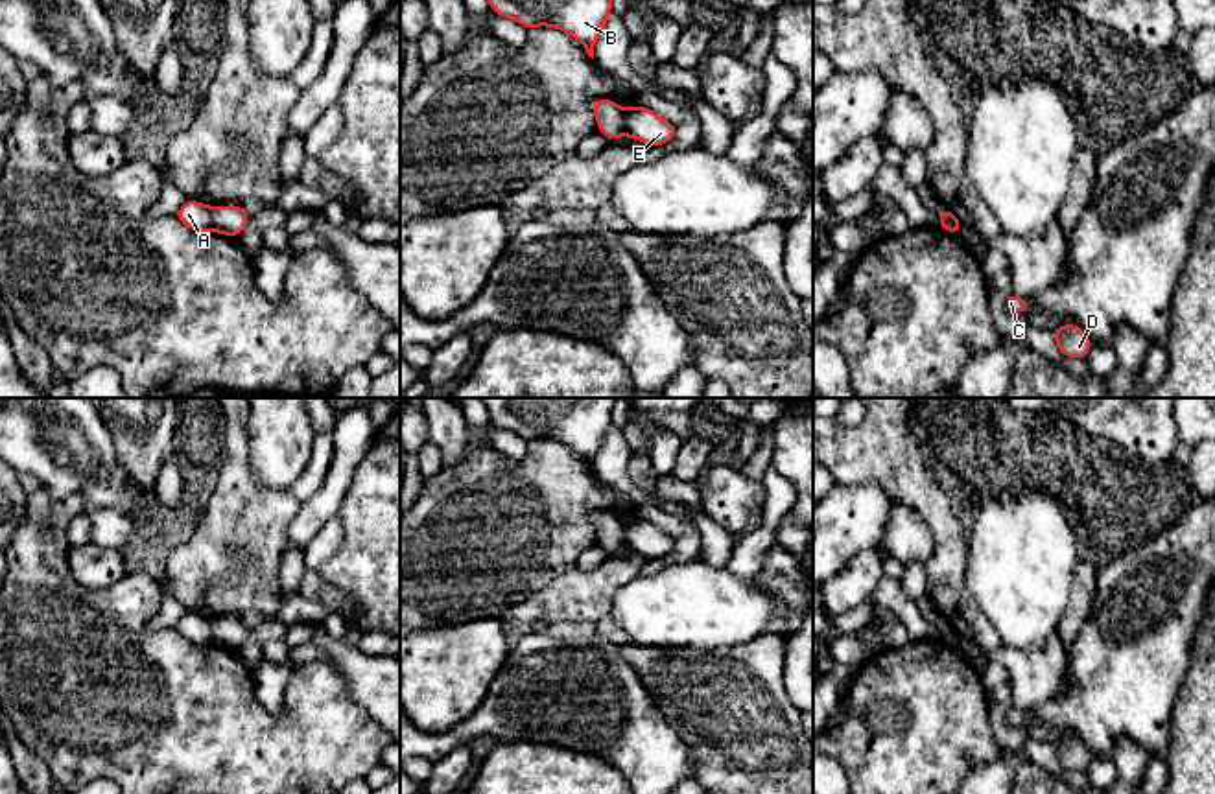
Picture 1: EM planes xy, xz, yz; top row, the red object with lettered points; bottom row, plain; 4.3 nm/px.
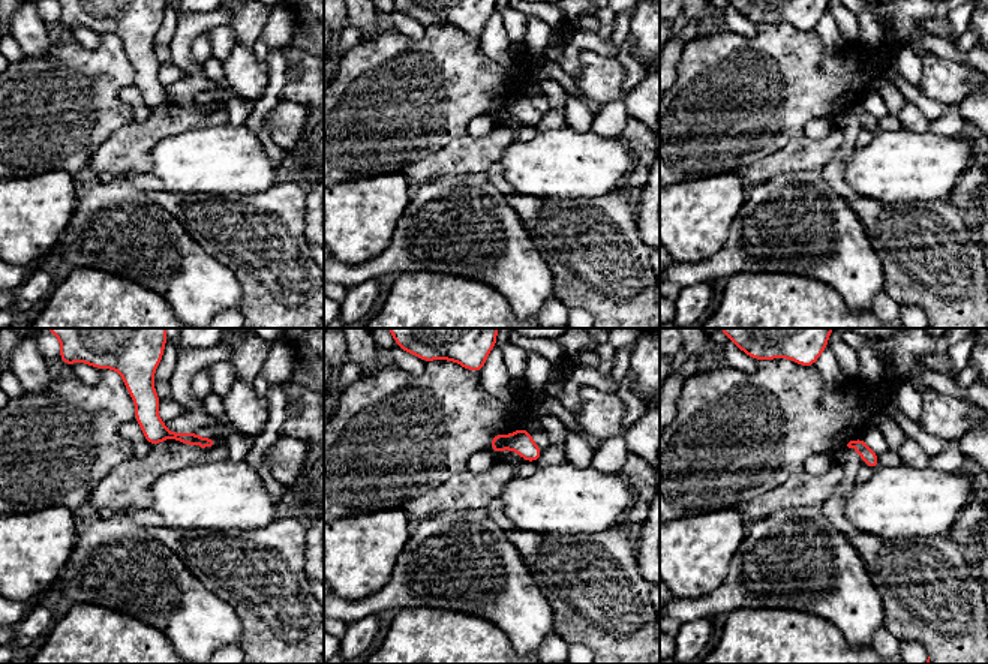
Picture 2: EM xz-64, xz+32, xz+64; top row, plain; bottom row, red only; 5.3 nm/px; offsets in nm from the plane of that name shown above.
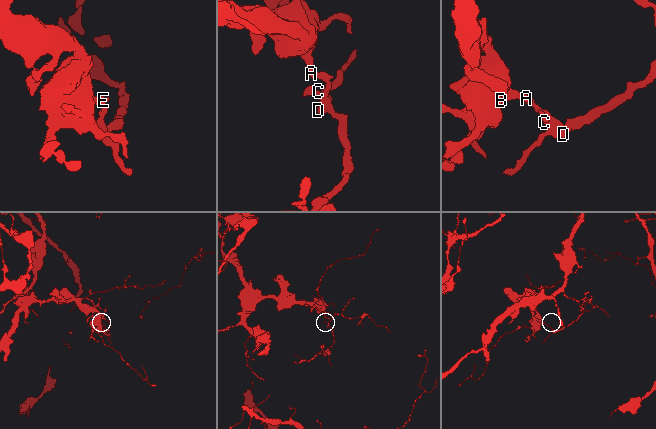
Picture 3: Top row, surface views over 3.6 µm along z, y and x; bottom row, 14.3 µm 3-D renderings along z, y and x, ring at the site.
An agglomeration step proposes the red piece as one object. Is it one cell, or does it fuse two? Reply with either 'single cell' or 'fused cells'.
fused cells

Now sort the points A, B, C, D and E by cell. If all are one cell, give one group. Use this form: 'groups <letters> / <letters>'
groups A B / C D E

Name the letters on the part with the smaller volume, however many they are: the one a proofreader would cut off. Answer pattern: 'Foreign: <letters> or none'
Foreign: C, D, E

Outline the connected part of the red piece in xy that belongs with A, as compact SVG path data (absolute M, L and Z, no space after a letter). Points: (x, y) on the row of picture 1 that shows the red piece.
M186 199L177 210L175 217L194 232L212 230L212 214L210 206Z

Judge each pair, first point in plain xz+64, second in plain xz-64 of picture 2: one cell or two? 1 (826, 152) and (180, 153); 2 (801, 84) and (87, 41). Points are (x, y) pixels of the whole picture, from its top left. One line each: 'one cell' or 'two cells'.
1: two cells
2: two cells

